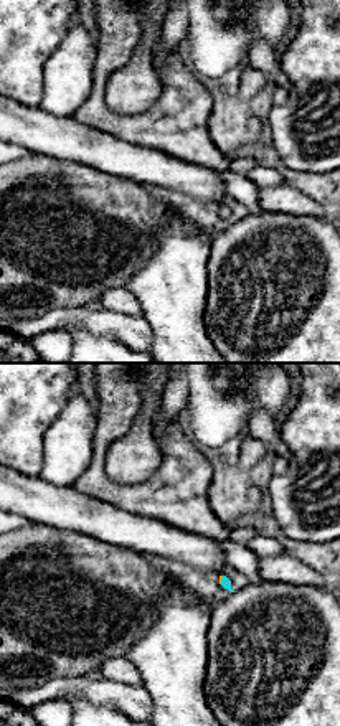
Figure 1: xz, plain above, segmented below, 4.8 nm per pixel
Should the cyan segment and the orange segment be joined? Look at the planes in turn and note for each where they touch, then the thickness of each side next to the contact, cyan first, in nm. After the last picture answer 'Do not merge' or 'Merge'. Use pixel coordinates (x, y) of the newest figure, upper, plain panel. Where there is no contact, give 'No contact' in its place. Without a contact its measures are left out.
Touches cyan at (223, 210). Thickness 50 nm (cyan) against 20 nm

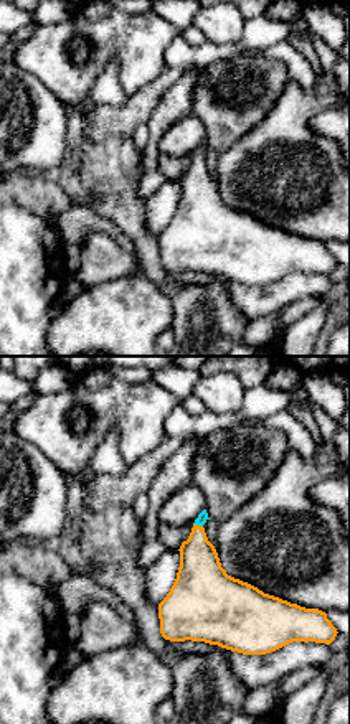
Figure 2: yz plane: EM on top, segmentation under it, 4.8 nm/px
Touches cyan at (198, 155). Thickness 50 nm (cyan) against 220 nm

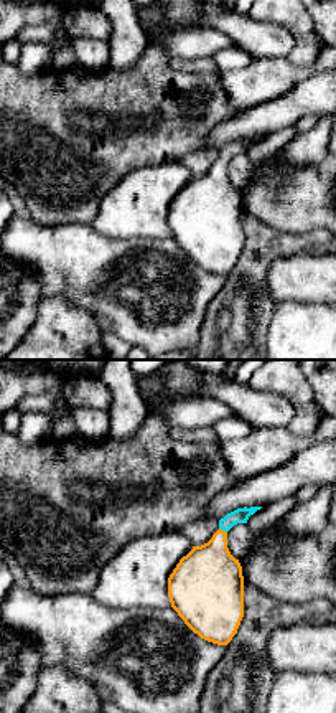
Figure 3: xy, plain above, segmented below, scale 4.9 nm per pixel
Touches cyan at (223, 159). Thickness 80 nm (cyan) against 320 nm

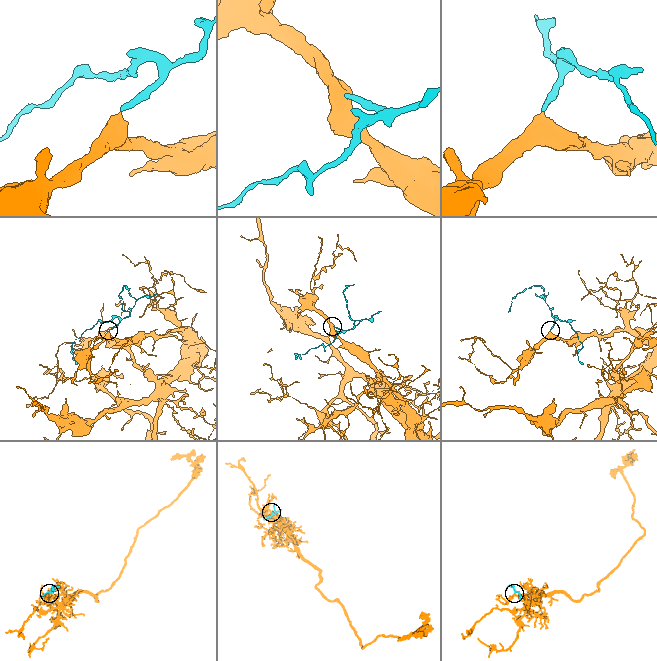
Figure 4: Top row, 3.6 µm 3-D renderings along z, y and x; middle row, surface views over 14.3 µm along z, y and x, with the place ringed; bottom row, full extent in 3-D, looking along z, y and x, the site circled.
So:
Merge

